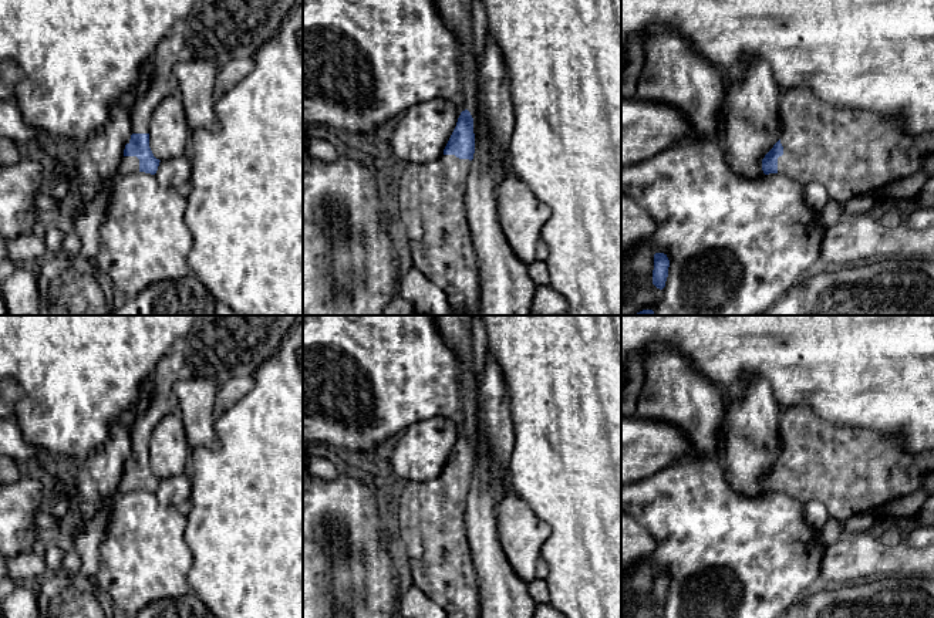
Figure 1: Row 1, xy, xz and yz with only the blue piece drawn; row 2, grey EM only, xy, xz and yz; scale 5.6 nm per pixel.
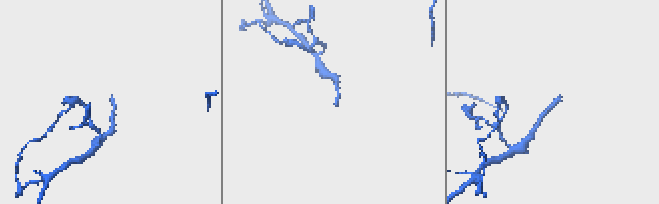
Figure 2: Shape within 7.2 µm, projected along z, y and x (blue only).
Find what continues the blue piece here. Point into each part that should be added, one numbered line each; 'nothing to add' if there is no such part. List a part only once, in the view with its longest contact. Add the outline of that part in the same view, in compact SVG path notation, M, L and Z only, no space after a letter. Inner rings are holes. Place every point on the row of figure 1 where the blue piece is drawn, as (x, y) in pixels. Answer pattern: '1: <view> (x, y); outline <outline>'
1: yz (850, 152); outline M809 88L782 92L779 104L783 155L778 158L778 173L802 186L822 183L829 199L842 205L898 178L918 173L923 159L934 153L934 131L908 134L897 118L886 119L869 111L834 107Z

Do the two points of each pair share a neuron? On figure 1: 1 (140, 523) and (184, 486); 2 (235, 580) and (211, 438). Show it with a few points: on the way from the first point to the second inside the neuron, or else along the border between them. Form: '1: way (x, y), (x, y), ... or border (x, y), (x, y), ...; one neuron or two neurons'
1: border (154, 493), (164, 506), (176, 507); two neurons
2: border (216, 419), (218, 445), (192, 449); two neurons

